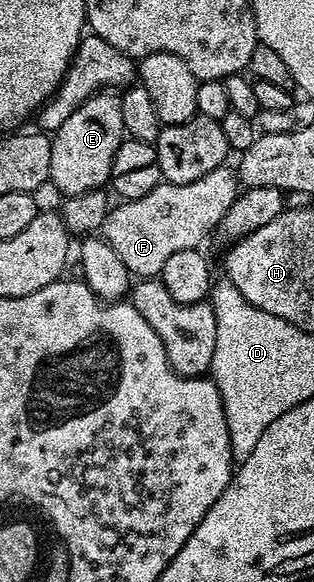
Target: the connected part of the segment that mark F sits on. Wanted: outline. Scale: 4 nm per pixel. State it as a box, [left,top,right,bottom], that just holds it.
[100,166,238,278]

